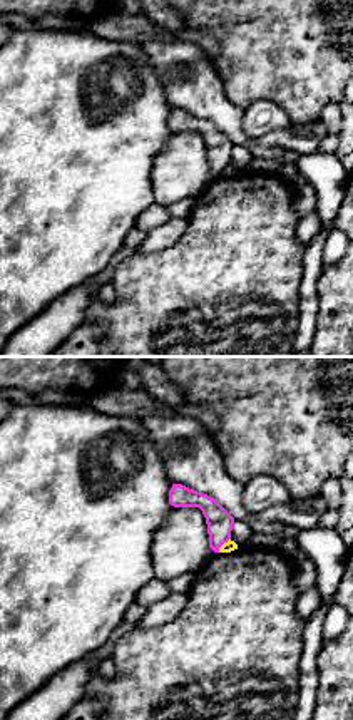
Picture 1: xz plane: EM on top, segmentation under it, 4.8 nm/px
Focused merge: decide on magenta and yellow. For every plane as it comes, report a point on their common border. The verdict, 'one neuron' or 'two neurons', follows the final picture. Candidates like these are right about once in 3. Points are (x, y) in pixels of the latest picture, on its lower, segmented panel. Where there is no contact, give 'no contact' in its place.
contact (223, 543)

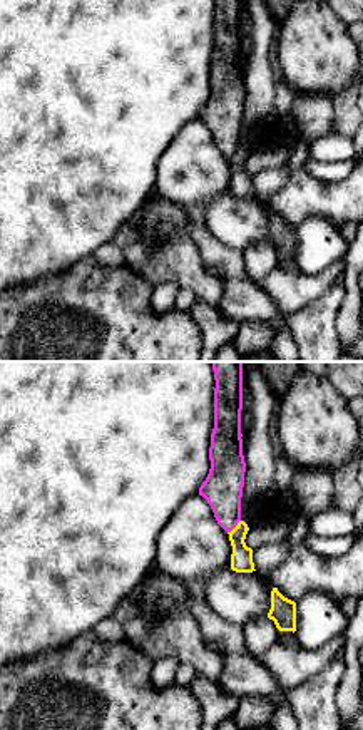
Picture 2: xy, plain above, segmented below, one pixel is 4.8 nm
contact (235, 526)

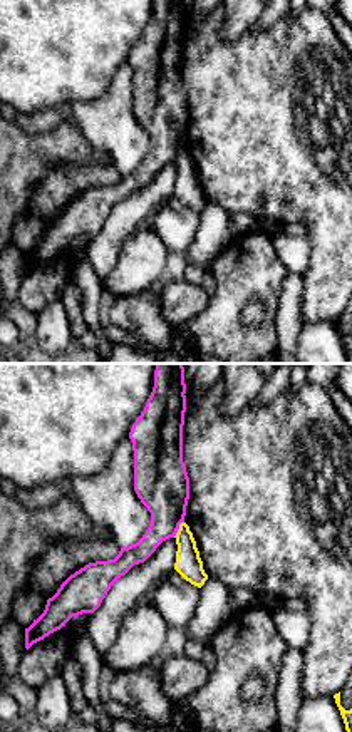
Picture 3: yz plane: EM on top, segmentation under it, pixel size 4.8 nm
contact (178, 528)

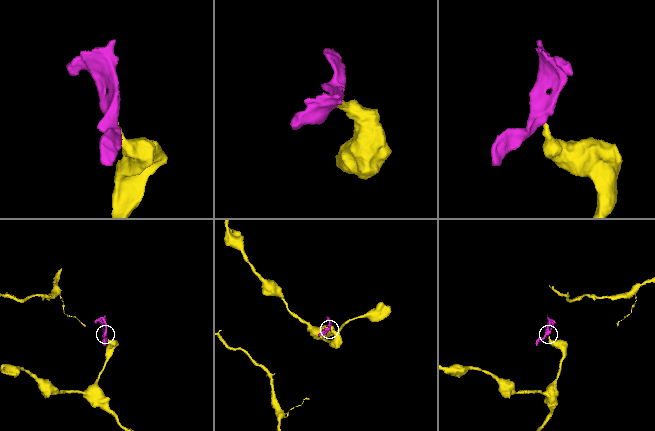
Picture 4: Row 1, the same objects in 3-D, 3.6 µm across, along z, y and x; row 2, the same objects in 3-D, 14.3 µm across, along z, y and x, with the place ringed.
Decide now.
two neurons

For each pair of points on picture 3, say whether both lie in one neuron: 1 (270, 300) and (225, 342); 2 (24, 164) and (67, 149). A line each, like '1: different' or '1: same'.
1: same
2: same

